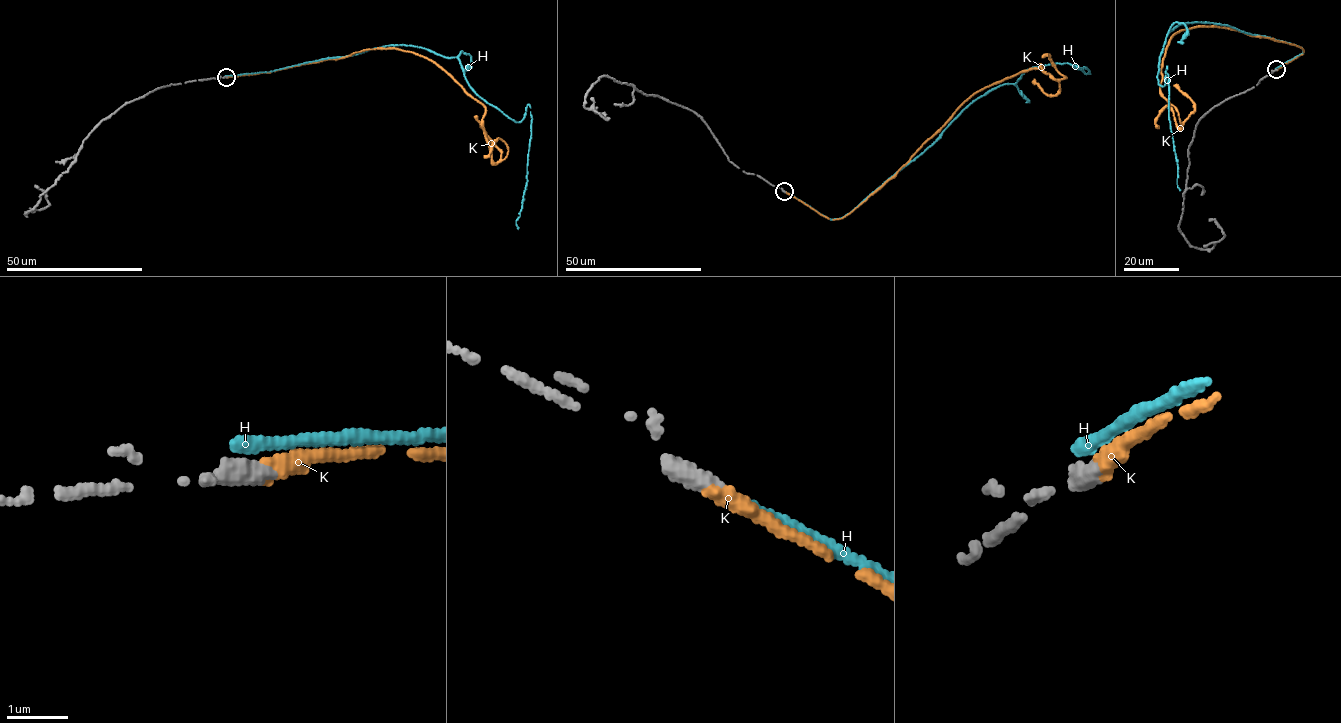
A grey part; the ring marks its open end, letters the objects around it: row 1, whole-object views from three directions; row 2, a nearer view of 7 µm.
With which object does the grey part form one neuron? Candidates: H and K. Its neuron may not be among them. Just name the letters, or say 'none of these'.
K

